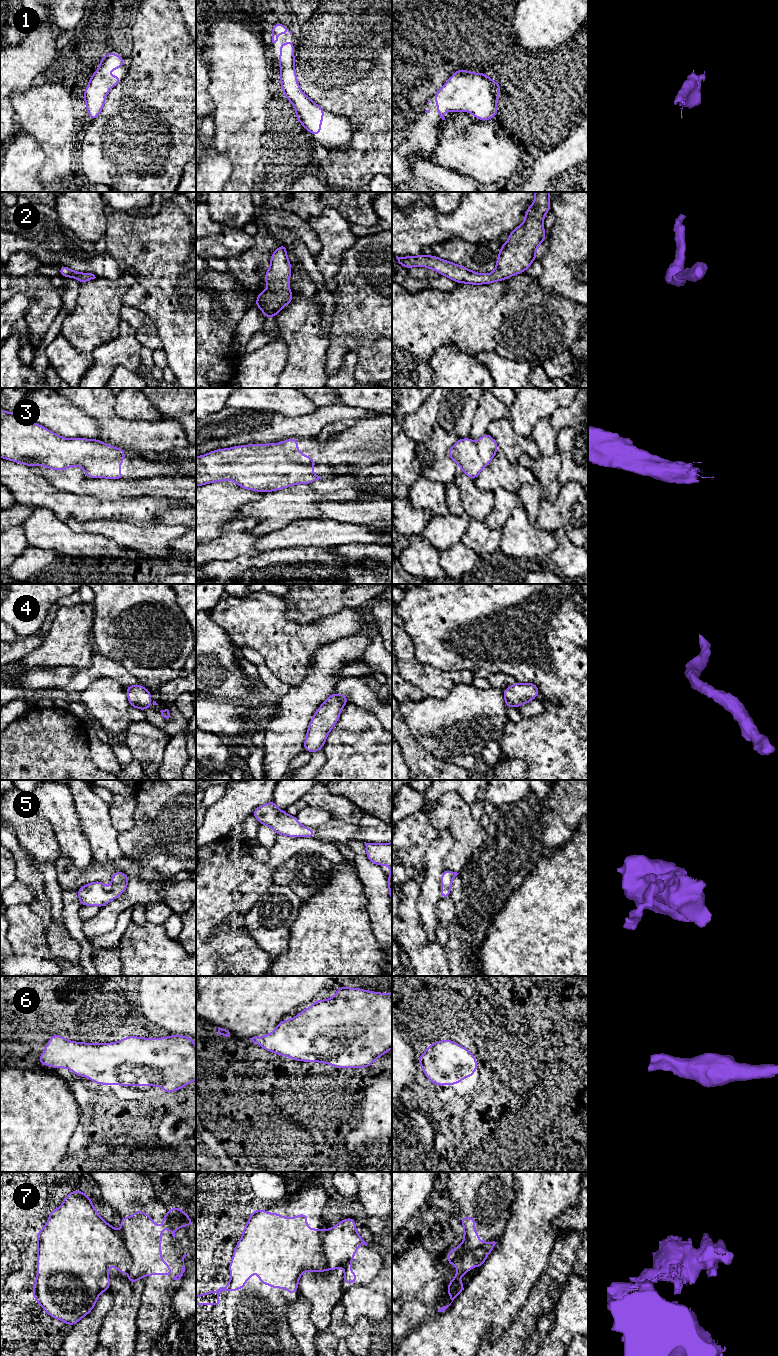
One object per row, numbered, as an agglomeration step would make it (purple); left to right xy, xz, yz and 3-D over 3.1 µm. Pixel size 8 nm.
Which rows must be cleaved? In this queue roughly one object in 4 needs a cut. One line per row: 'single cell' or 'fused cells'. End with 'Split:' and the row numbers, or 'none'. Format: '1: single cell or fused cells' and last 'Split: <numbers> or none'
1: single cell
2: single cell
3: single cell
4: single cell
5: single cell
6: single cell
7: fused cells
Split: 7

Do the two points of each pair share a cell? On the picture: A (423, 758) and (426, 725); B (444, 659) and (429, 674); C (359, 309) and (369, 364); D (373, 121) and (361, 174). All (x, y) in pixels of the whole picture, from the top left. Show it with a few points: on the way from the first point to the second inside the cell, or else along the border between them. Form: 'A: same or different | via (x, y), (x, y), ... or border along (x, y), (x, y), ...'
A: different | border along (410, 730), (425, 749), (444, 761)
B: different | border along (414, 658), (418, 662), (429, 664), (449, 673)
C: same | via (369, 323), (369, 350)
D: same | via (373, 134), (373, 150), (362, 161)

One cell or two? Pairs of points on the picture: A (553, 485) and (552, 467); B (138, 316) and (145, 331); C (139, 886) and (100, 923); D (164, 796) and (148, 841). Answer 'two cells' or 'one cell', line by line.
A: one cell
B: one cell
C: one cell
D: one cell

